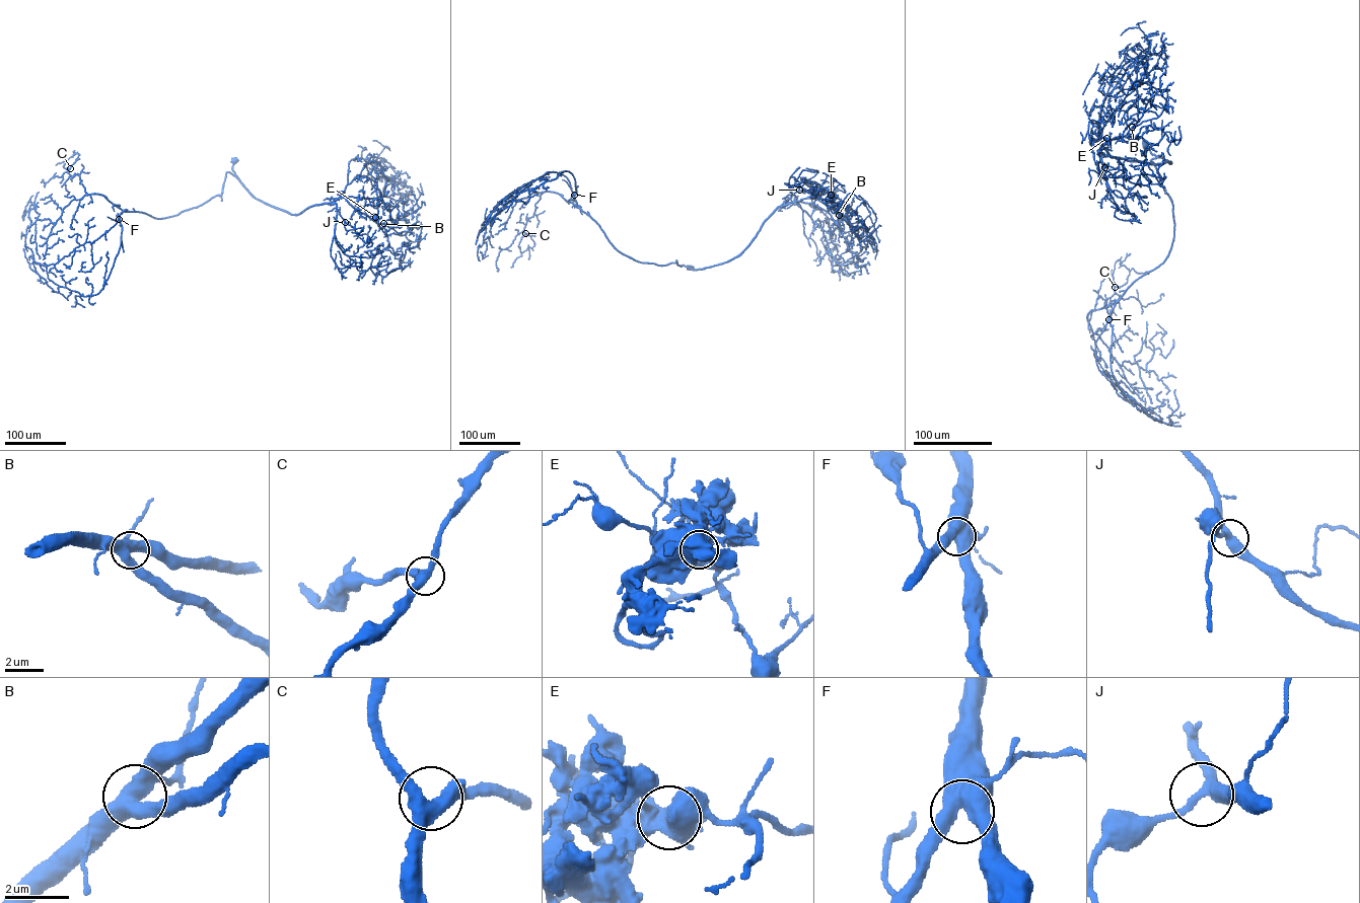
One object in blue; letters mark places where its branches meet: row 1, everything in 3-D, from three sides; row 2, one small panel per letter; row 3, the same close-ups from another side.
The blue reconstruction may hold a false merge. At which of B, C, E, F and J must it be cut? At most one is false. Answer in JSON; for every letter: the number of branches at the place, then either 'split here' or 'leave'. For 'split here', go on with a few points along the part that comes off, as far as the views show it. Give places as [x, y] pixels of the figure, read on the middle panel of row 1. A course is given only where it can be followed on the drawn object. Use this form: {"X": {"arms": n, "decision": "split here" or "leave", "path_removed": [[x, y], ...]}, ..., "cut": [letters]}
{"B": {"arms": 4, "decision": "leave"}, "C": {"arms": 3, "decision": "leave"}, "E": {"arms": 4, "decision": "split here"}, "F": {"arms": 3, "decision": "leave"}, "J": {"arms": 3, "decision": "leave"}, "cut": ["E"]}

